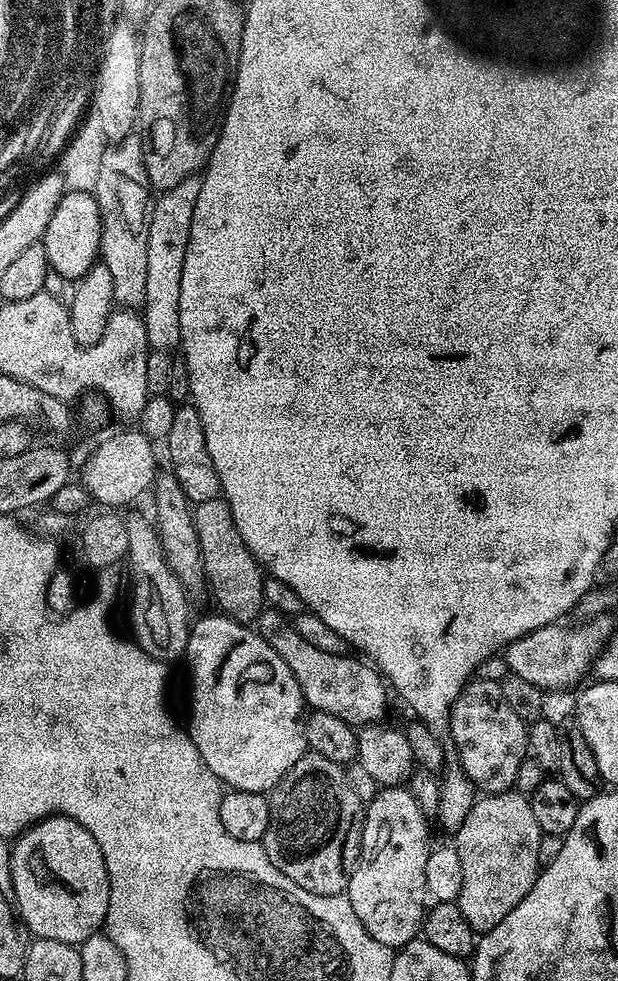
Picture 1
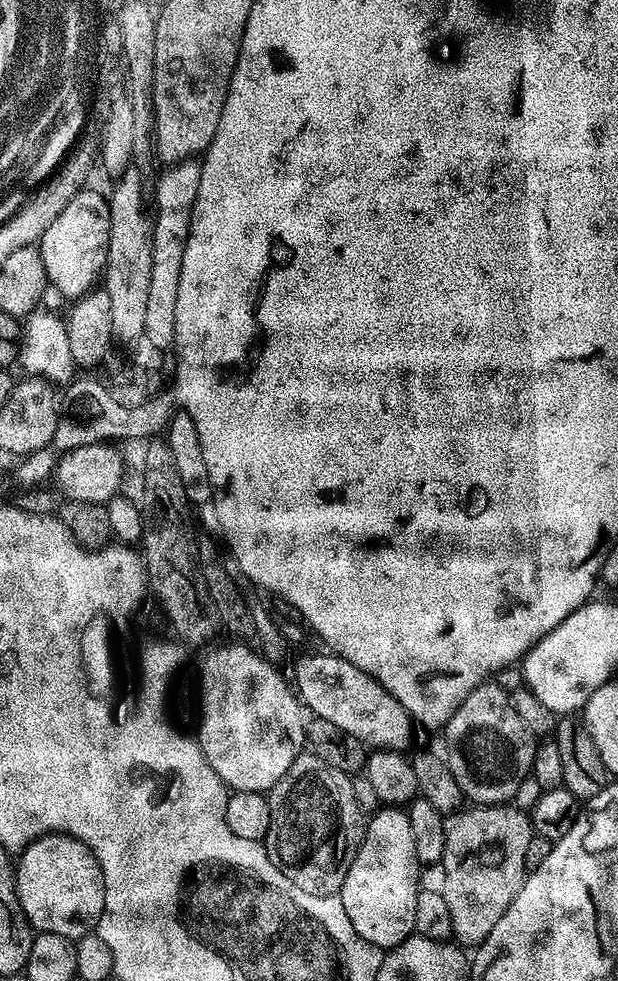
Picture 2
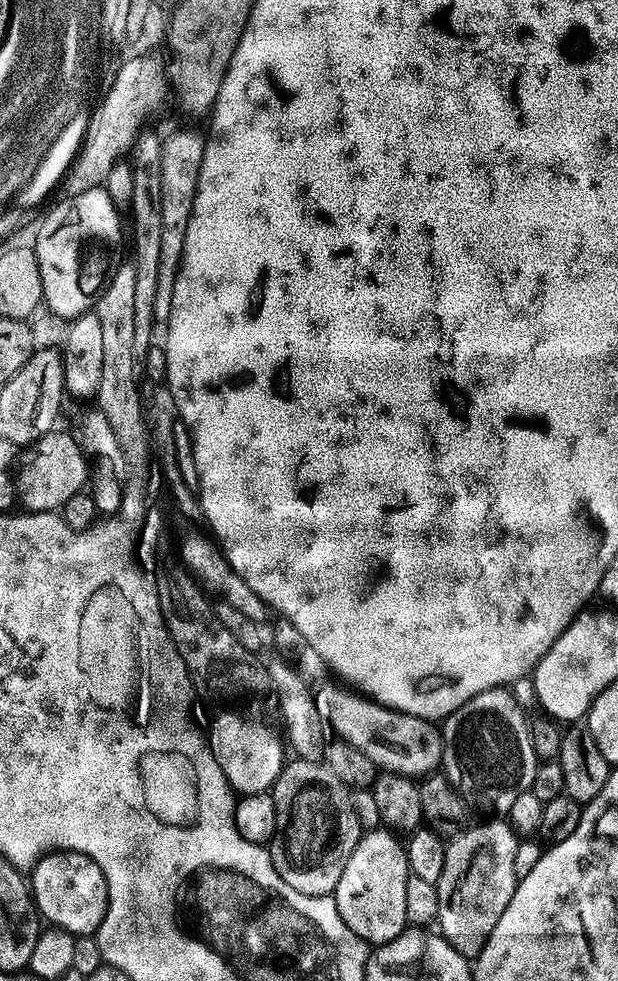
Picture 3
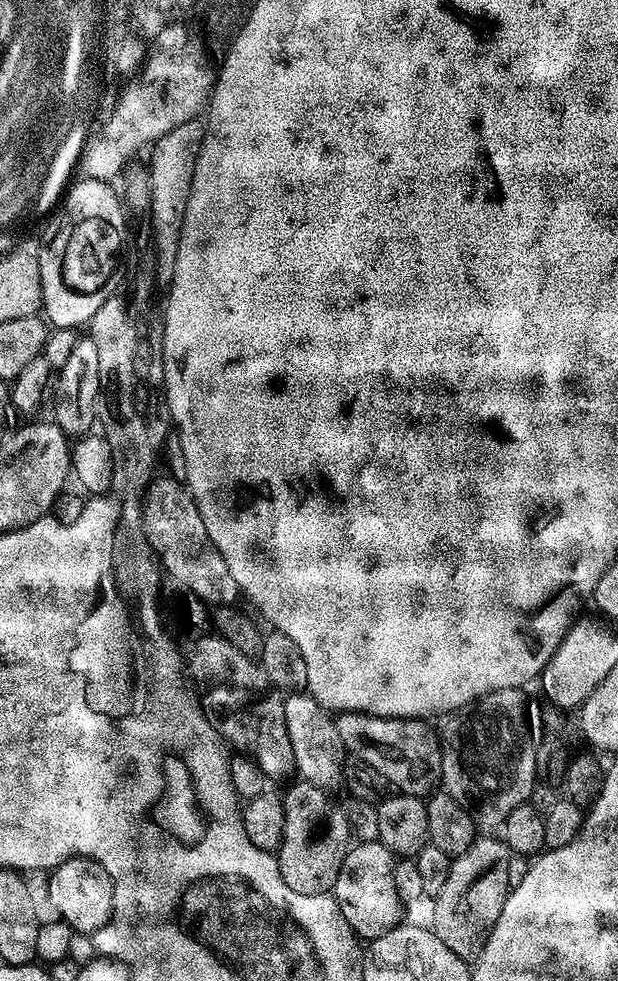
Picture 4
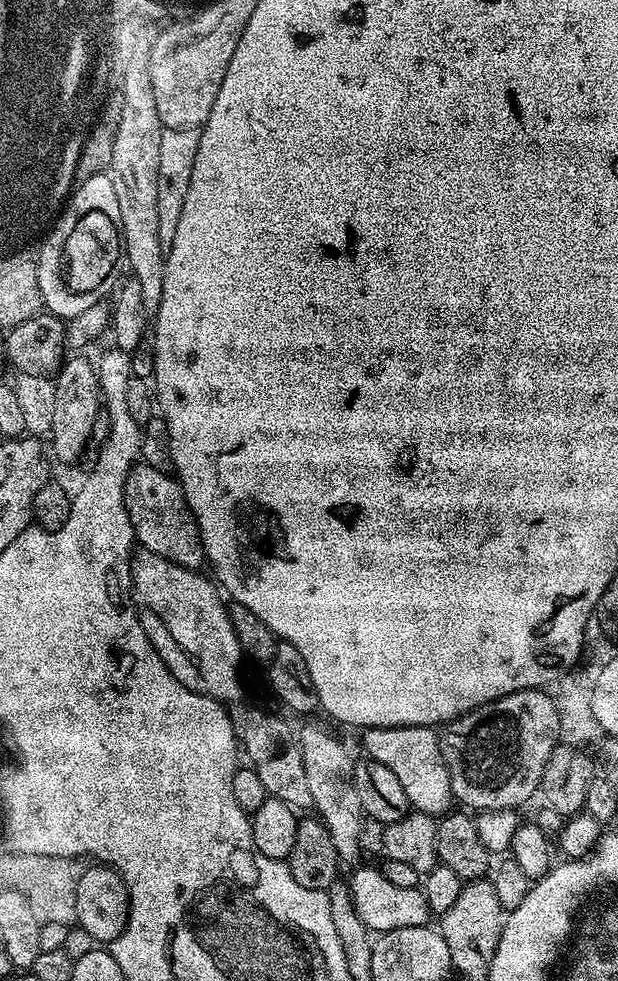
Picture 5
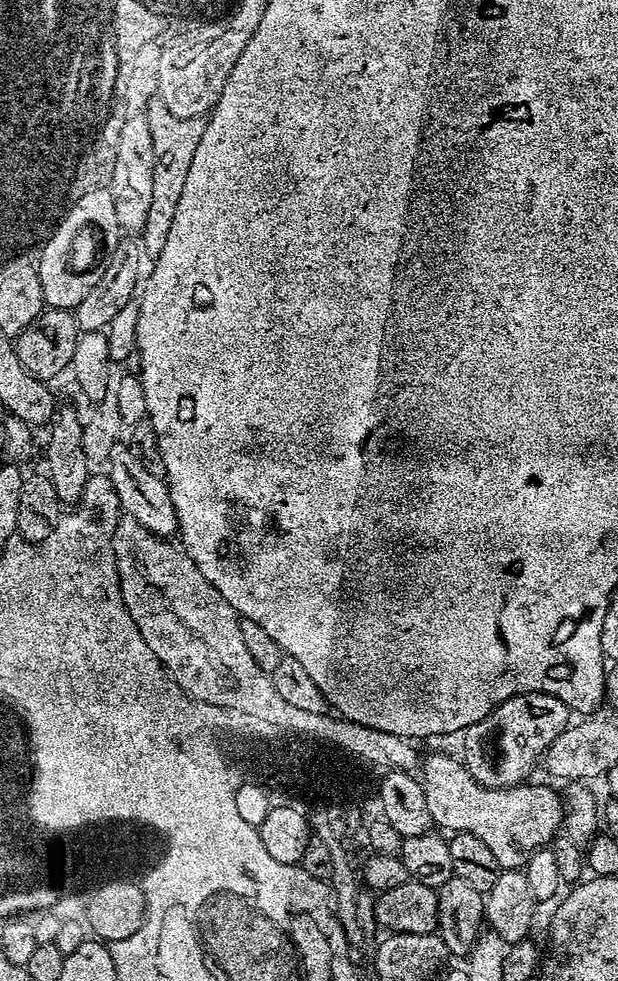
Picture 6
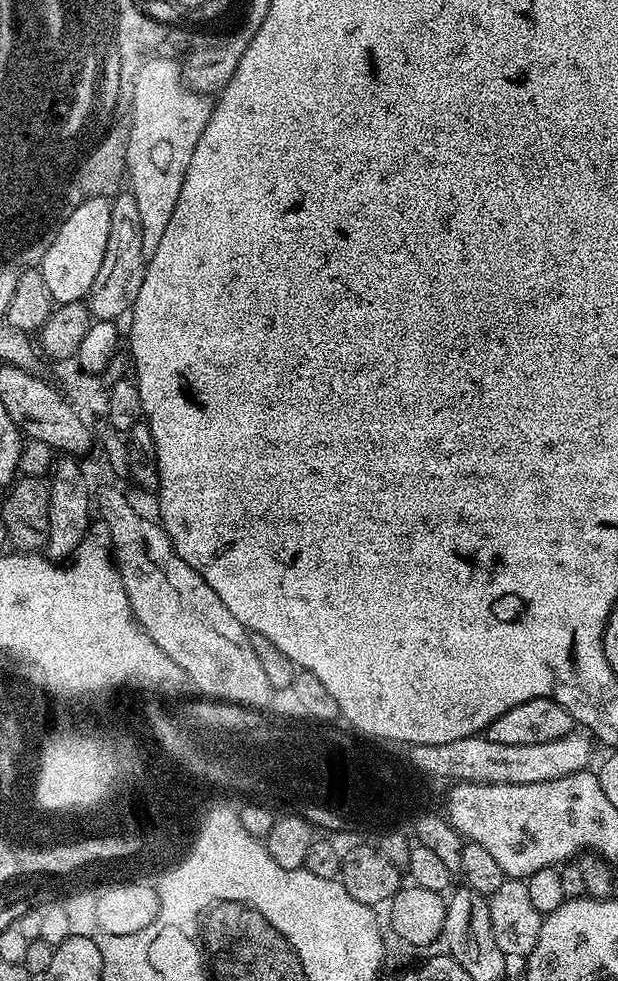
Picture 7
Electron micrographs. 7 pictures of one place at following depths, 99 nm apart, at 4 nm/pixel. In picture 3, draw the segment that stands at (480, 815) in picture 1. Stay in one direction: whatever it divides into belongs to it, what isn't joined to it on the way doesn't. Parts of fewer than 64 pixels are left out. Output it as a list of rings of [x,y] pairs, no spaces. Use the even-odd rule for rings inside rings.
[[[488,818],[485,824],[476,824],[465,827],[459,834],[454,835],[447,841],[446,844],[446,866],[442,870],[442,878],[436,886],[438,894],[438,914],[436,915],[435,923],[440,924],[438,927],[439,935],[444,937],[446,942],[450,942],[450,946],[454,946],[454,950],[458,950],[458,954],[469,958],[479,956],[480,951],[486,946],[486,942],[490,938],[490,934],[494,930],[494,926],[498,926],[498,918],[502,918],[502,910],[506,910],[506,906],[510,902],[510,898],[514,898],[514,890],[518,883],[518,871],[516,872],[516,840],[518,834],[513,830],[512,825],[504,818]]]

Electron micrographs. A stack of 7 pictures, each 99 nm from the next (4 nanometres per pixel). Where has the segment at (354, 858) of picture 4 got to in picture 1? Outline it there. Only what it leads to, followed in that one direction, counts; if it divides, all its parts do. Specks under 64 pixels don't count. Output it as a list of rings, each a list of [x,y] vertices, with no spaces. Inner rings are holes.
[[[381,787],[364,809],[364,829],[360,835],[360,855],[348,877],[346,895],[358,922],[378,942],[387,948],[399,950],[411,940],[417,939],[426,915],[426,862],[430,853],[428,846],[429,817],[418,806],[416,796],[407,787]]]

